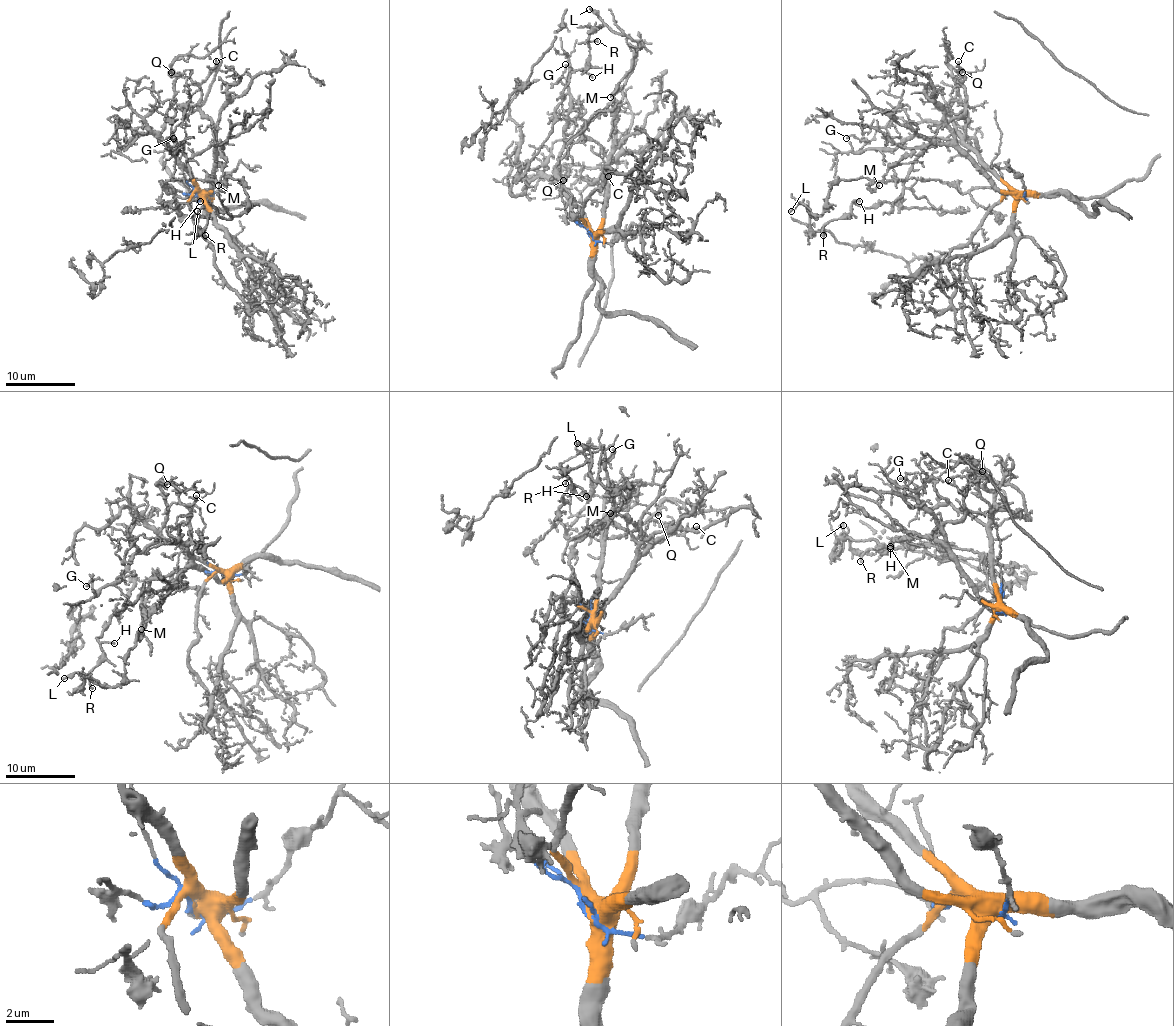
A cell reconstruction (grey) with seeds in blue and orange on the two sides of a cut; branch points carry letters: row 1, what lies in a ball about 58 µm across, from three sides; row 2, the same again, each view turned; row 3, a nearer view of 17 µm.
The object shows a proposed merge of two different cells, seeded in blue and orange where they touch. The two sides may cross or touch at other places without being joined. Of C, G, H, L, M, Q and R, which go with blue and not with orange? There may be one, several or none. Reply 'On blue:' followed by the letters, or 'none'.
On blue: H, L, M, R

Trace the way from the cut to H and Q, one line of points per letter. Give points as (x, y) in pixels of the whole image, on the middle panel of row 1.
H: (590, 234), (565, 210), (557, 161), (611, 102), (638, 43), (604, 26), (592, 31), (581, 69), (592, 78)
Q: (590, 234), (590, 224), (585, 215), (553, 182), (557, 186), (567, 170), (562, 170), (564, 180)

